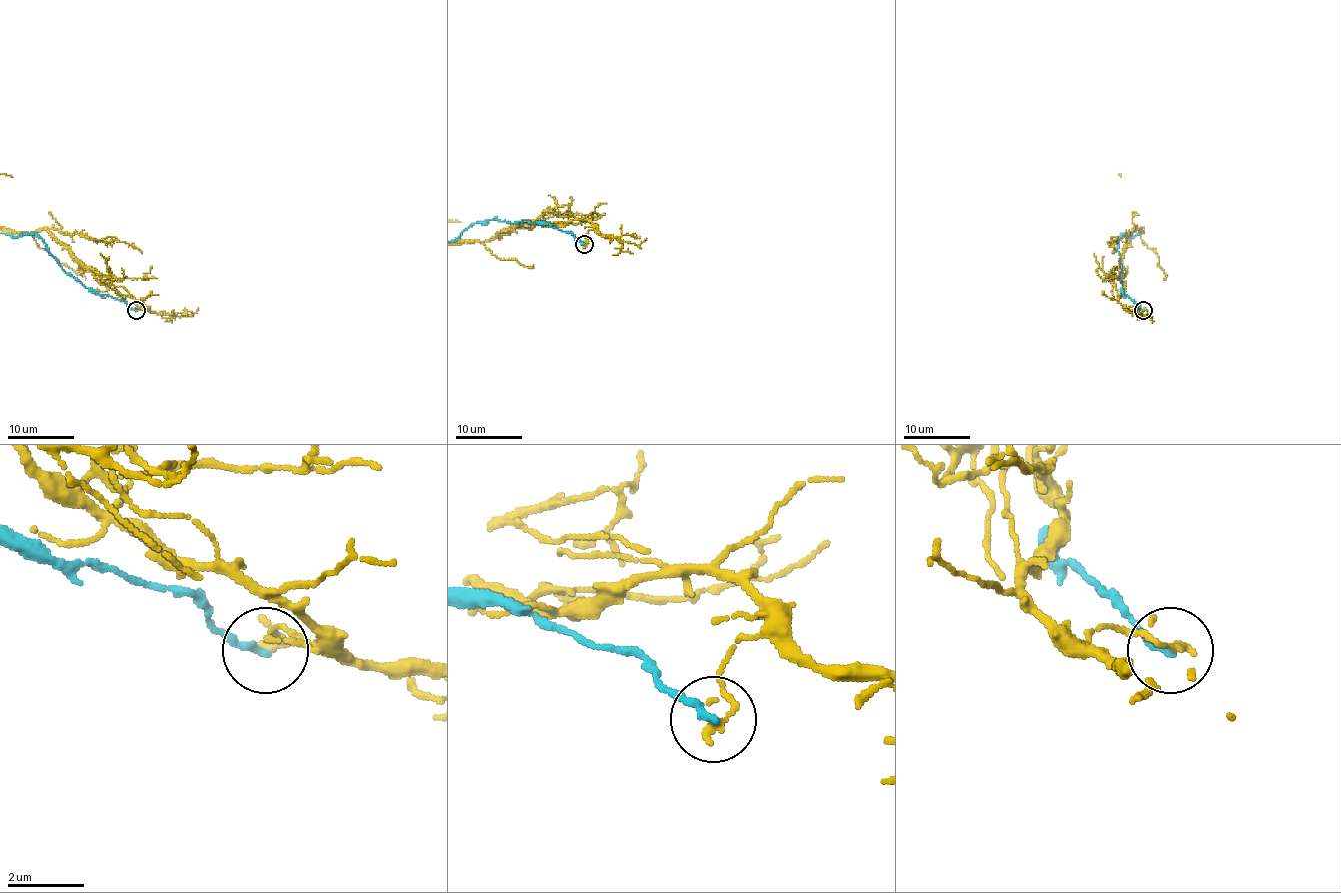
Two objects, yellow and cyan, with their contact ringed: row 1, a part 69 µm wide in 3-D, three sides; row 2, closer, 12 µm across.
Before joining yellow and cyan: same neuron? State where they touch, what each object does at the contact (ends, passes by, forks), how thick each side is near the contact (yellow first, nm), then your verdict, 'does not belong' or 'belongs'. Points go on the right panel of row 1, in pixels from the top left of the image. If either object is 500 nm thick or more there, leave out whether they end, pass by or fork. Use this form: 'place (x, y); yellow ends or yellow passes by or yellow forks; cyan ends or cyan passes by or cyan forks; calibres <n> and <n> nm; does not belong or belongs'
place (1143, 310); yellow passes by; cyan ends; calibres 140 and 200 nm; does not belong

